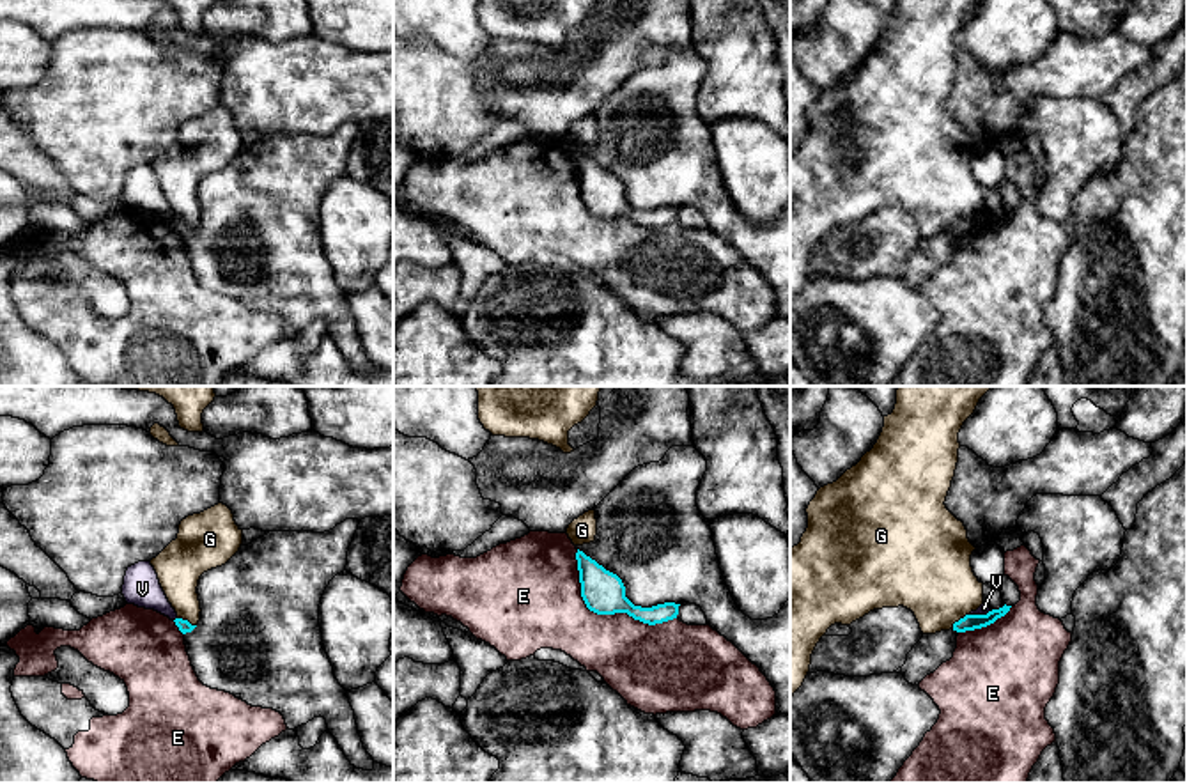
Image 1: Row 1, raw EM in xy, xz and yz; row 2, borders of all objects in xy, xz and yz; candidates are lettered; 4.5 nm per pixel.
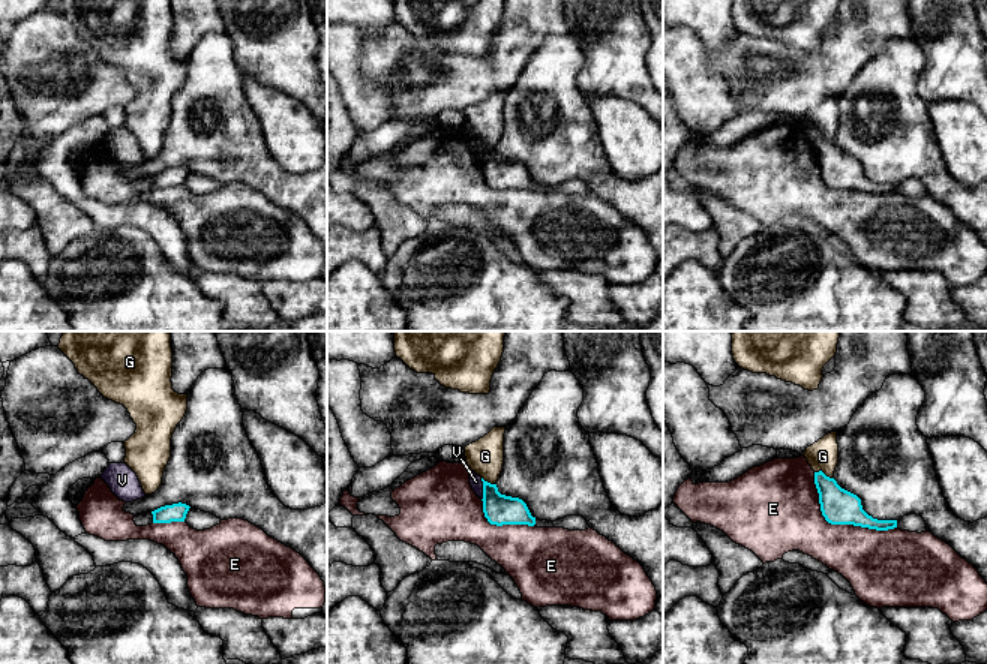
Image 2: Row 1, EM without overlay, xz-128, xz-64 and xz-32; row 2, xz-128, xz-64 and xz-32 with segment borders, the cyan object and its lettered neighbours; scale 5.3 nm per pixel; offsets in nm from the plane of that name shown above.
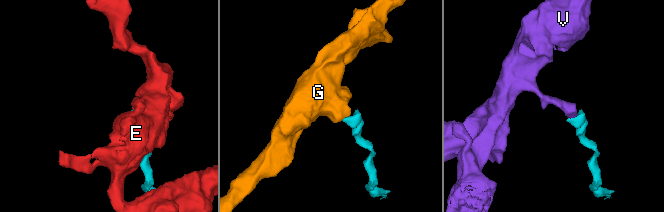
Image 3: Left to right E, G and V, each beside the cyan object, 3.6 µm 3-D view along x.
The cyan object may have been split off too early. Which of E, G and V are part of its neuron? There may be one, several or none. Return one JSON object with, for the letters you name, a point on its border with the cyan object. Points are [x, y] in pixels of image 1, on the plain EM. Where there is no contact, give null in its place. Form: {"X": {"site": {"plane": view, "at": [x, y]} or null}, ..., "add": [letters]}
{"add": []}

